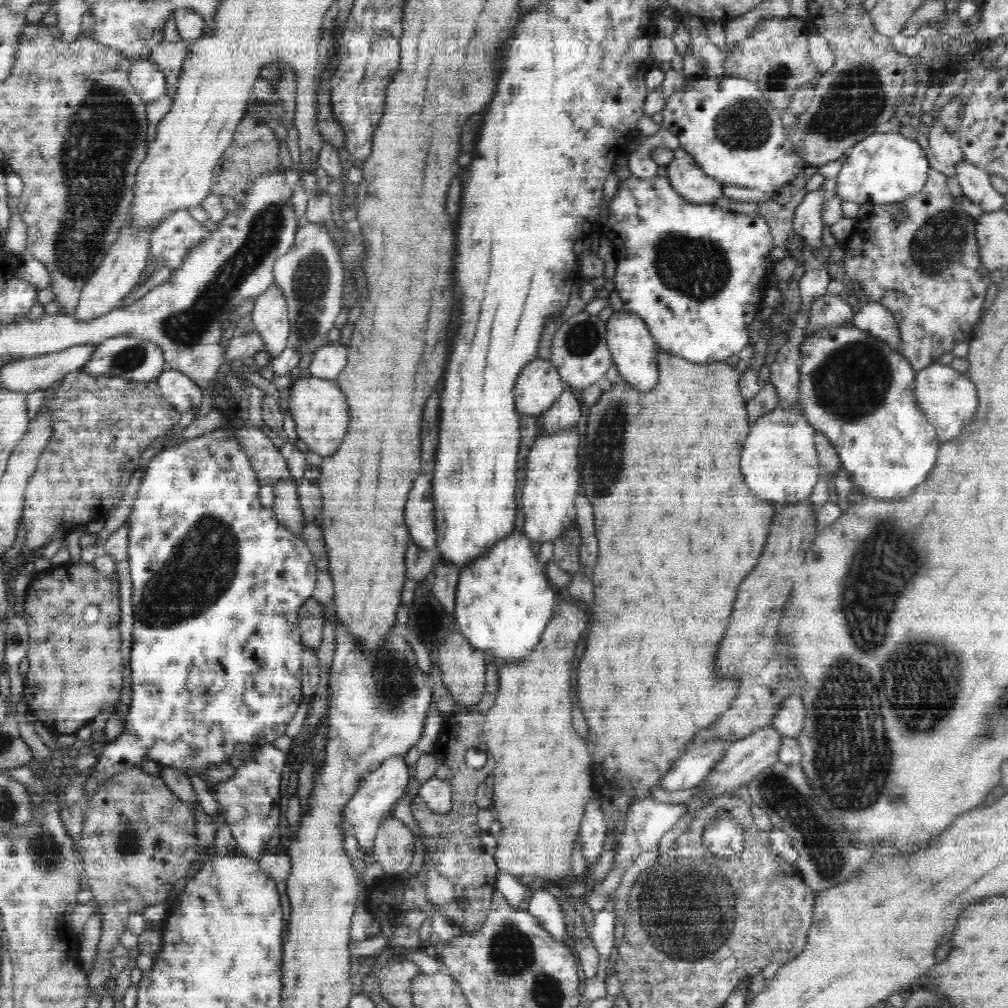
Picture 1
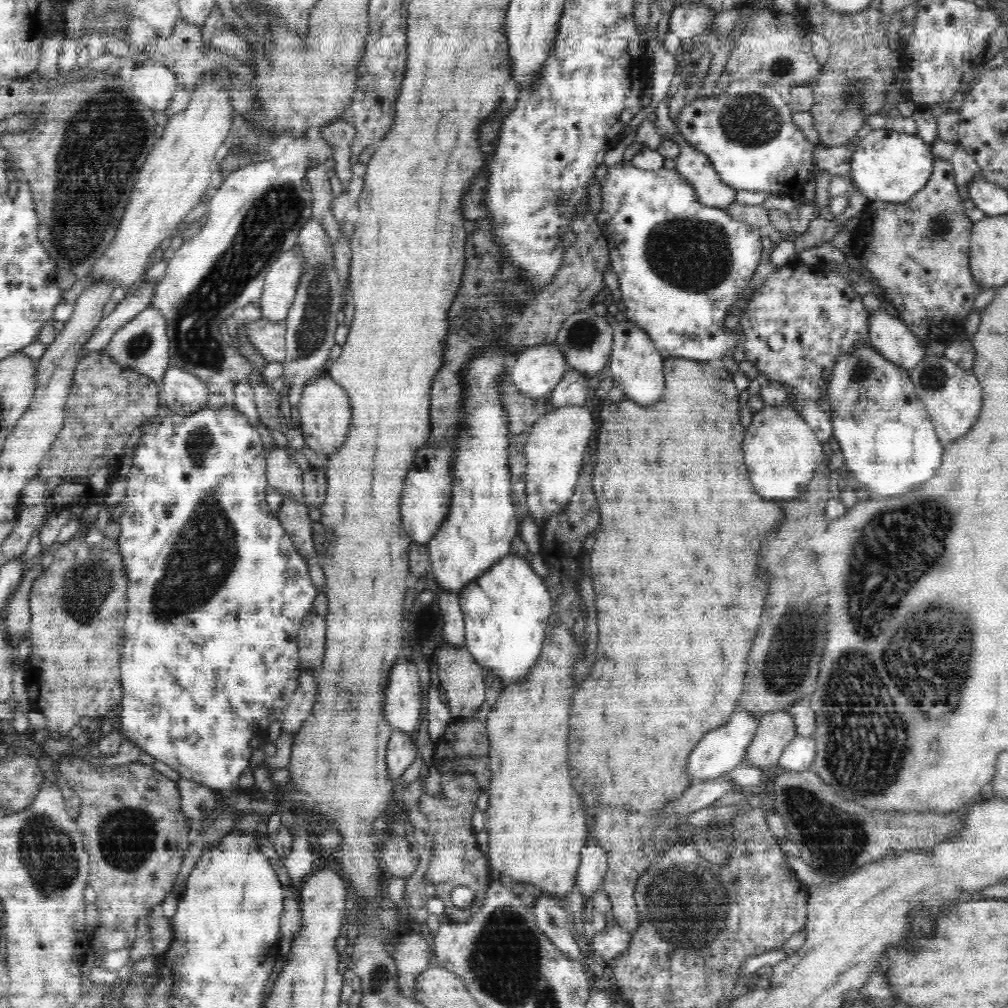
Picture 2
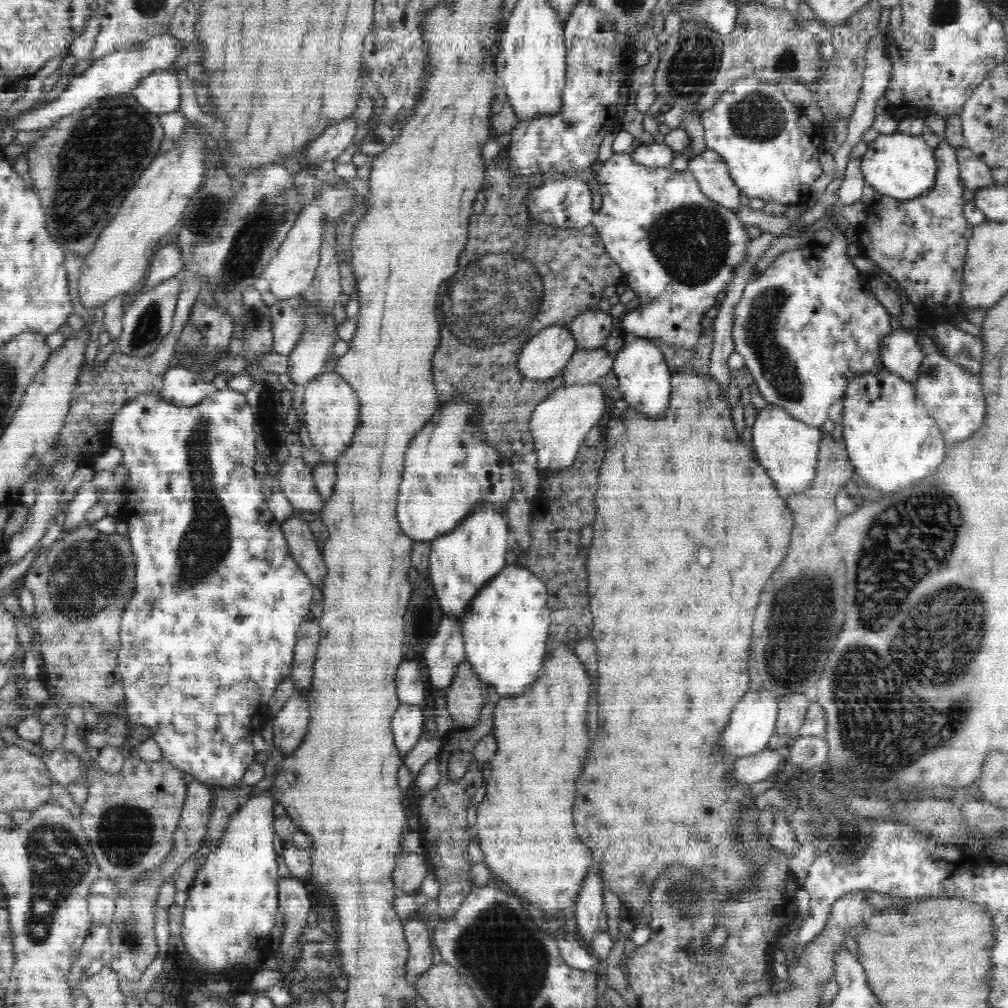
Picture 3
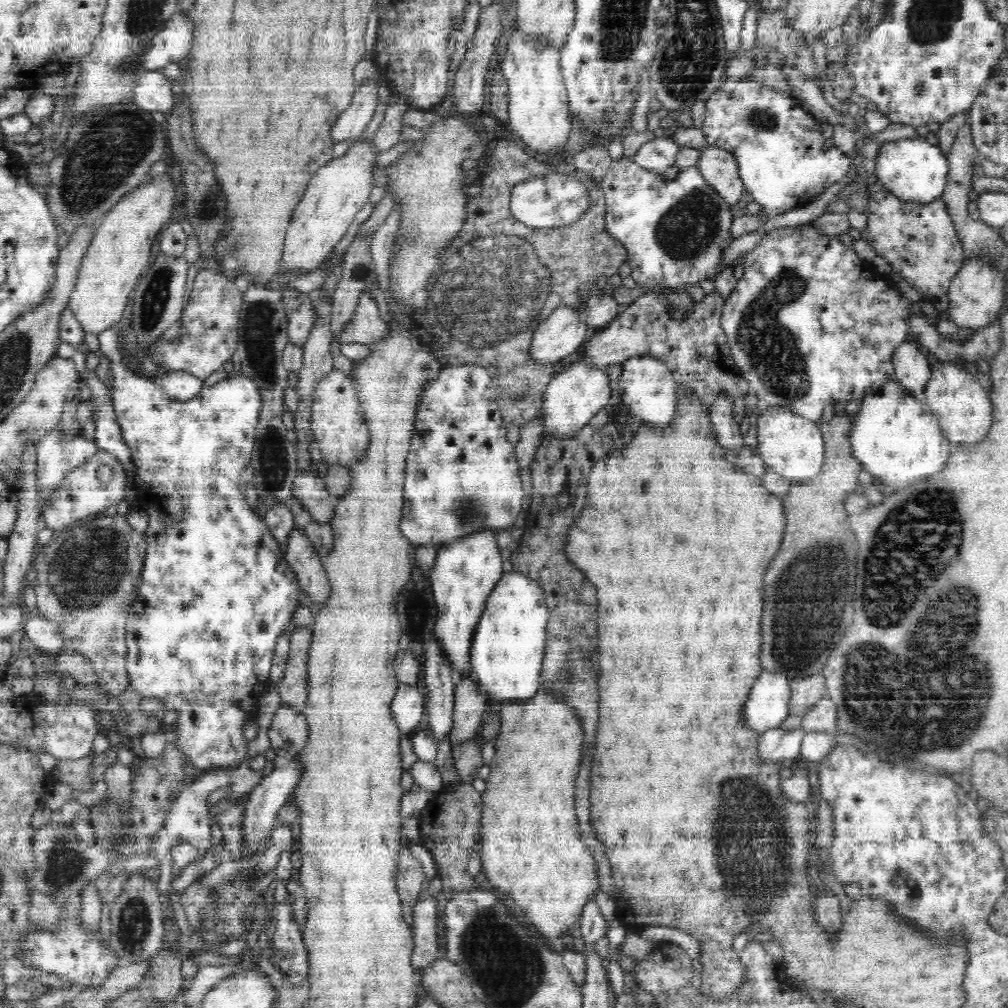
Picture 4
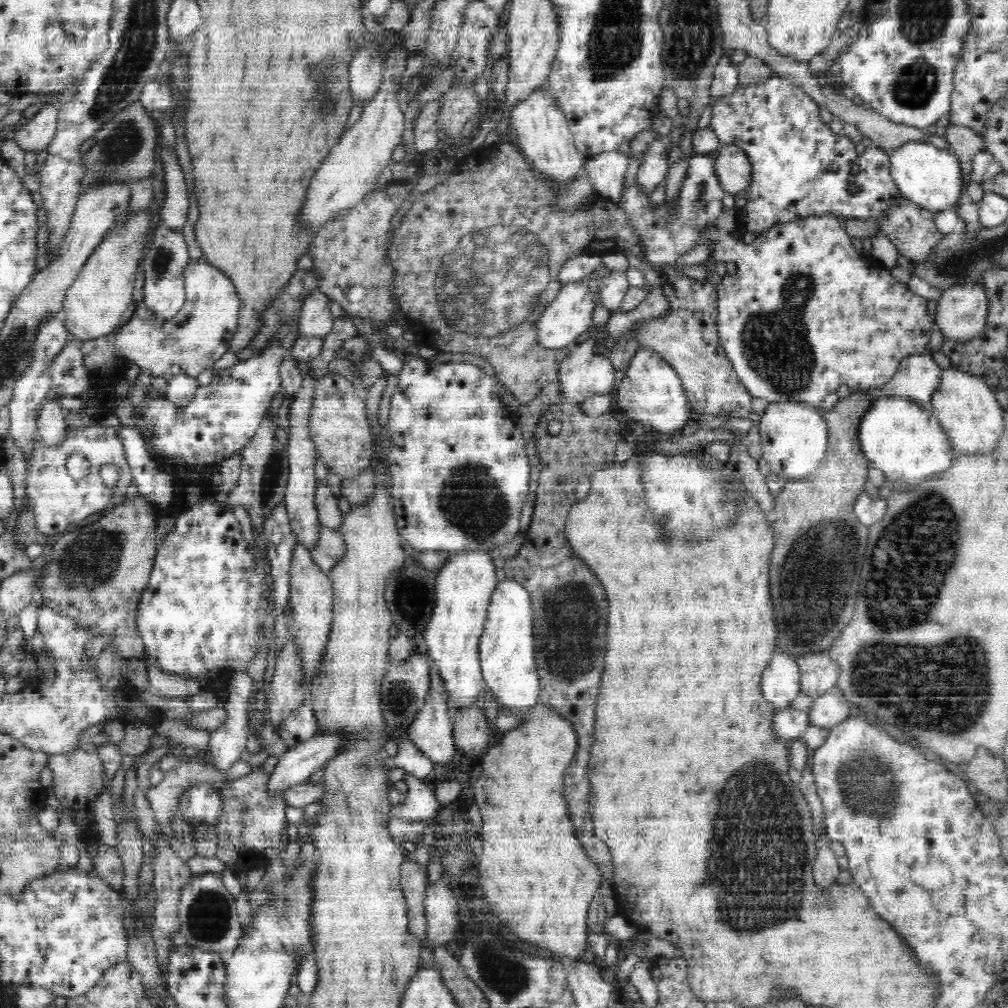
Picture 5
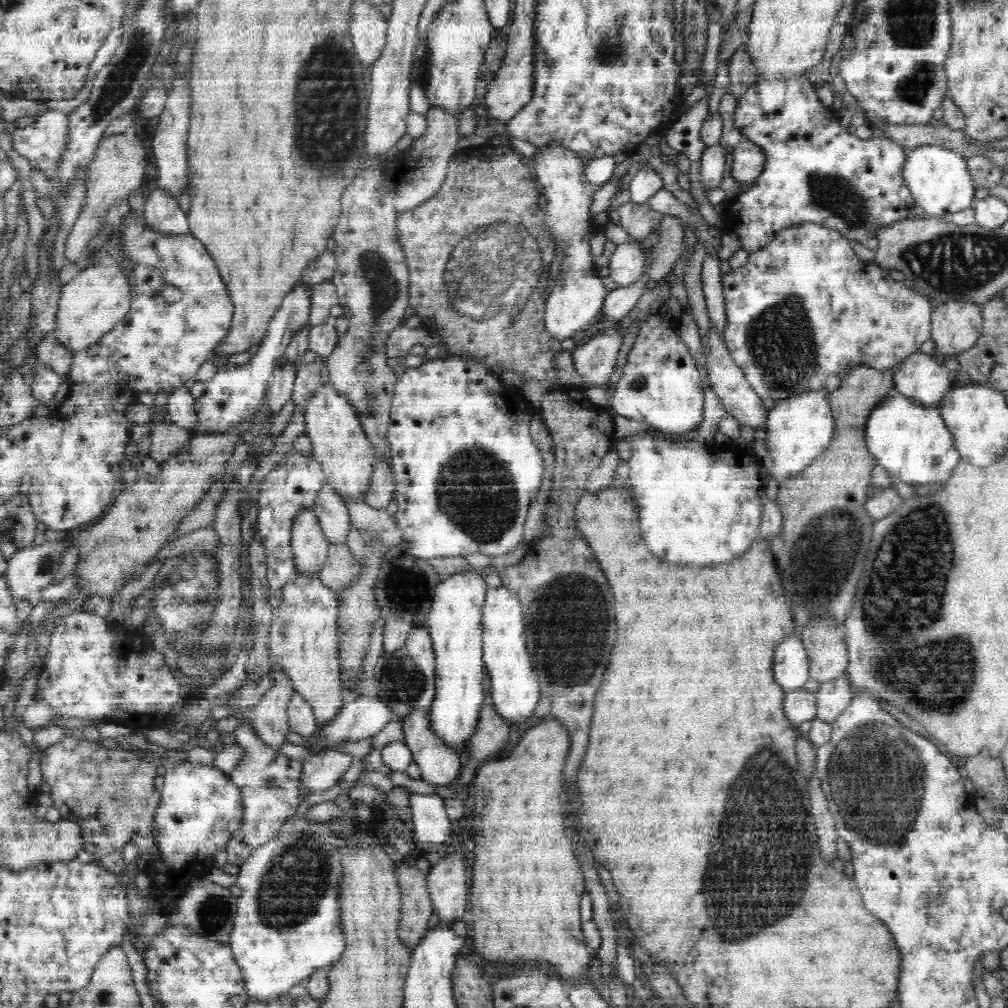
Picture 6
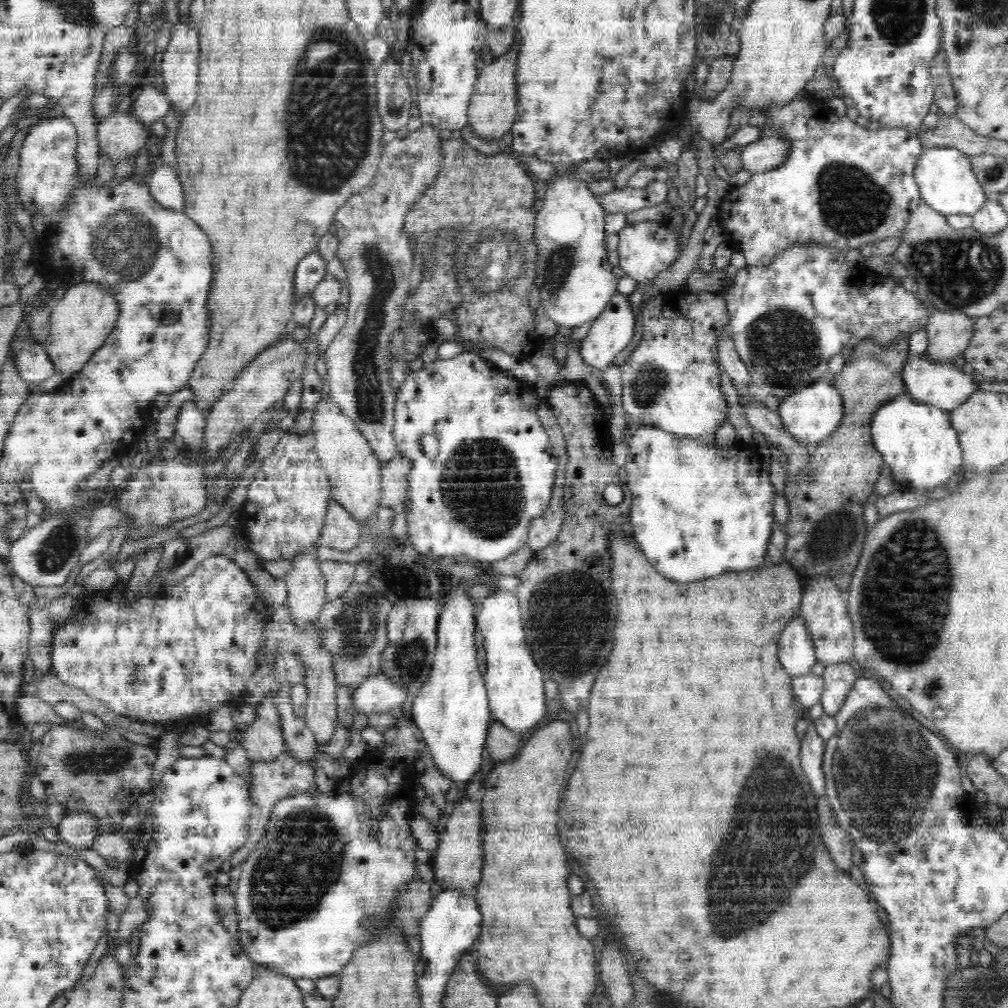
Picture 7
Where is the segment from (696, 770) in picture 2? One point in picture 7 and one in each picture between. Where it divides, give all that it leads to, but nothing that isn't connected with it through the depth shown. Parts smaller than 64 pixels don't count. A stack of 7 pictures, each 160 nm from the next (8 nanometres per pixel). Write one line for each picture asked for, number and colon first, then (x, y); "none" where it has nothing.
3: (752, 722)
4: (767, 705)
5: (780, 685)
6: (791, 665)
7: (796, 653)

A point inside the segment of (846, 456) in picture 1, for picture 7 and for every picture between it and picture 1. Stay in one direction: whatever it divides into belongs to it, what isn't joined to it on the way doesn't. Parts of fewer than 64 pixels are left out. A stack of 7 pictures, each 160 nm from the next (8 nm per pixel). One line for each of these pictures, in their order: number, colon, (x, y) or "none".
2: (889, 443)
3: (892, 441)
4: (894, 437)
5: (902, 439)
6: (911, 441)
7: (917, 440)

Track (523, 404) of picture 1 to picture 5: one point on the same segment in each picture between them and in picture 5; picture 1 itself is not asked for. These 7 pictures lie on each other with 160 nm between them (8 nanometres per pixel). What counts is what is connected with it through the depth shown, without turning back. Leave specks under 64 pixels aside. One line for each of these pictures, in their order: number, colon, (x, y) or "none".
2: (536, 372)
3: (544, 356)
4: (557, 339)
5: (569, 314)

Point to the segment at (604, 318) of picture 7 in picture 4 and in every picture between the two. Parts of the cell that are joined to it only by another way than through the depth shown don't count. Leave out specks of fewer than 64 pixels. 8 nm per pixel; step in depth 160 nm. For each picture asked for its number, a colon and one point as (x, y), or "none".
4: (575, 396)
5: (582, 374)
6: (595, 362)

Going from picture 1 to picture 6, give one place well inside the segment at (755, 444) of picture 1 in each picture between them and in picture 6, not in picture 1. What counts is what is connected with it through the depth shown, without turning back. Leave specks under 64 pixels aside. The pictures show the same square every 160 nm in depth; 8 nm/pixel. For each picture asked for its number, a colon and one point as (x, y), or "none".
2: (782, 452)
3: (788, 448)
4: (792, 446)
5: (794, 439)
6: (798, 429)

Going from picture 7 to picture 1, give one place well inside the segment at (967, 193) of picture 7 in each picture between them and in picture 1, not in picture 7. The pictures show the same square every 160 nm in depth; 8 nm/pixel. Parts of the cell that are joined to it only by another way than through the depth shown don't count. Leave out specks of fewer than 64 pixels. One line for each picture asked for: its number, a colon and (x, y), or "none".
1: (884, 168)
2: (889, 166)
3: (900, 165)
4: (915, 171)
5: (932, 178)
6: (939, 180)

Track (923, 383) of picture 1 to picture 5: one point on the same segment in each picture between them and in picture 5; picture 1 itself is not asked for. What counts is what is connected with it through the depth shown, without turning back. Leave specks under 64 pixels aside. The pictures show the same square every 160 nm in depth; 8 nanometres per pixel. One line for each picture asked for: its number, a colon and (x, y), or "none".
2: (951, 395)
3: (952, 396)
4: (955, 396)
5: (966, 406)

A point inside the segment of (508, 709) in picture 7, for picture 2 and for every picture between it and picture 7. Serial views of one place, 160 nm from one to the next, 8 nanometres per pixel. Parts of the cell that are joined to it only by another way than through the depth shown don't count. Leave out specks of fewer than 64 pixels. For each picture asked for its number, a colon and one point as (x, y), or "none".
2: (507, 609)
3: (505, 631)
4: (507, 651)
5: (507, 658)
6: (515, 692)

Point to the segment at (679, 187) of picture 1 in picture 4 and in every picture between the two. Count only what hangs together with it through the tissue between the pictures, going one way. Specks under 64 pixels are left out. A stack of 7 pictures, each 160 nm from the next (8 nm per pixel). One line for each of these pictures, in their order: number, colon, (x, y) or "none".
2: (695, 166)
3: (709, 169)
4: (719, 167)

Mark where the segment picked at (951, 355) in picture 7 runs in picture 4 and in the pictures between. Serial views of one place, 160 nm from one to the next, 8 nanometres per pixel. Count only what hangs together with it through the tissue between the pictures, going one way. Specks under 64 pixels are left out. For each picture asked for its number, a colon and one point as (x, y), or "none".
4: (976, 294)
5: (962, 310)
6: (956, 326)

